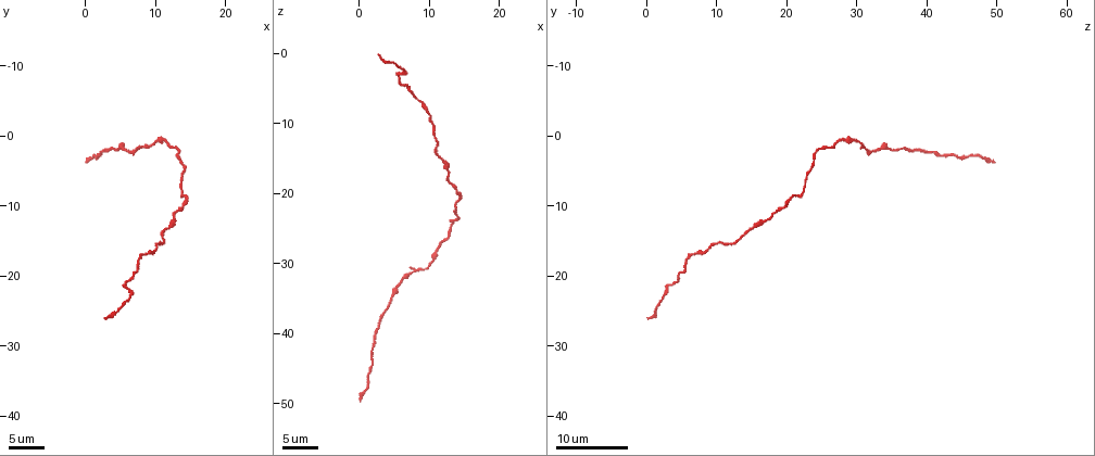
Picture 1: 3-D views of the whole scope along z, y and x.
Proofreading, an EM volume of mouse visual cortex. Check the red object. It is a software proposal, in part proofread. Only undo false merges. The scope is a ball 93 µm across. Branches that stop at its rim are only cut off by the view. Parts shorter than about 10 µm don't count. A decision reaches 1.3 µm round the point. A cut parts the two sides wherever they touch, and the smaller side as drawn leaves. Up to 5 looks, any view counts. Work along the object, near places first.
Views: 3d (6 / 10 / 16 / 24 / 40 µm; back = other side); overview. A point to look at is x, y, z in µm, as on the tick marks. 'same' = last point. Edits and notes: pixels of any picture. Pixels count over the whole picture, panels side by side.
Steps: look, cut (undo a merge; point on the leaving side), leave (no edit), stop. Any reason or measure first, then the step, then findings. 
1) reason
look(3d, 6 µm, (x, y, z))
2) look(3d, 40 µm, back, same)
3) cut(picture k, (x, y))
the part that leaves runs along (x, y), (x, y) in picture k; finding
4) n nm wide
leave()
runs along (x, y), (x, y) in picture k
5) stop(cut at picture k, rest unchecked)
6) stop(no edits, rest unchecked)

thick turns thin
look(3d, 24 µm, (6.0, 21.0, 3.0))

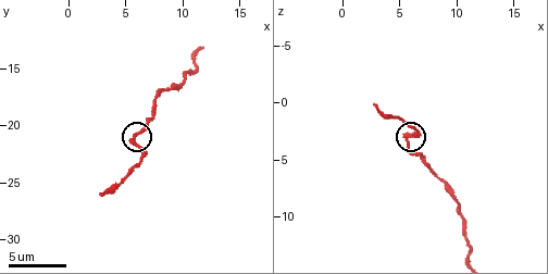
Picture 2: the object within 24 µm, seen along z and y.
look(3d, 10 µm, (5.6, 21.4, 3.2))

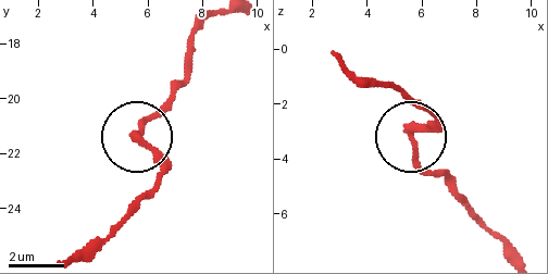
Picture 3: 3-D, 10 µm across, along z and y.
leave()
runs along (496, 235), (447, 178), (421, 164), (413, 137), (433, 115) in picture 3; all the same neuron

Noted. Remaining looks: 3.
three-way junction
look(3d, 16 µm, (9.0, 1.5, 31.0))

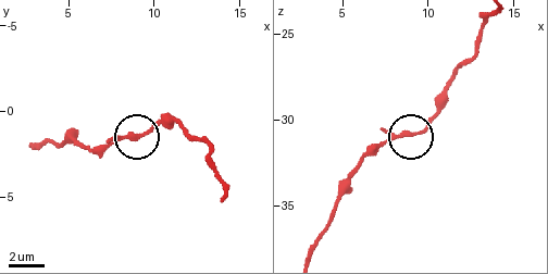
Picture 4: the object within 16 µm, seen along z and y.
look(3d, 6 µm, (8.5, 1.5, 30.9))

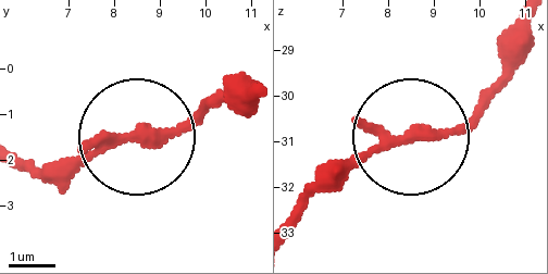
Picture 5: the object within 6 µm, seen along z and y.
3 arms
cut(picture 5, (73, 164))
the part that leaves runs along (131, 138), (64, 162), (21, 162) in picture 5; two neurons meet here

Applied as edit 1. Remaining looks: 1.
stop(cut at picture 5, rest unchecked)

